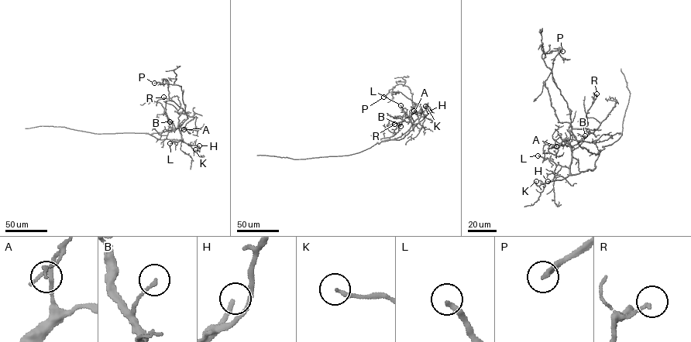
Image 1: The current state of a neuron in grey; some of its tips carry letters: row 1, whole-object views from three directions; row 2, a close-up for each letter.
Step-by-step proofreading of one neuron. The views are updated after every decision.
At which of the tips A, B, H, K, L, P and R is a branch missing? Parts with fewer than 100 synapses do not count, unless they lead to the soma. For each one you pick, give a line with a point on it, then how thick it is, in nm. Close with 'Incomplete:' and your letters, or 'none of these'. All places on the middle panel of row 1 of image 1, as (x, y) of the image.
H: Place: (429, 111). Thickness 200 nm
P: Place: (383, 97). Thickness 220 nm
Incomplete: H, P

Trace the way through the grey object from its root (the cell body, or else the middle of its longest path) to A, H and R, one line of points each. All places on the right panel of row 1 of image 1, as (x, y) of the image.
A: (599, 151), (593, 170), (572, 175), (570, 172), (569, 145), (566, 143), (556, 146)
H: (599, 151), (593, 170), (570, 175), (561, 180), (548, 181)
R: (599, 151), (593, 170), (571, 173), (569, 131), (582, 128), (588, 124), (586, 112), (596, 94)

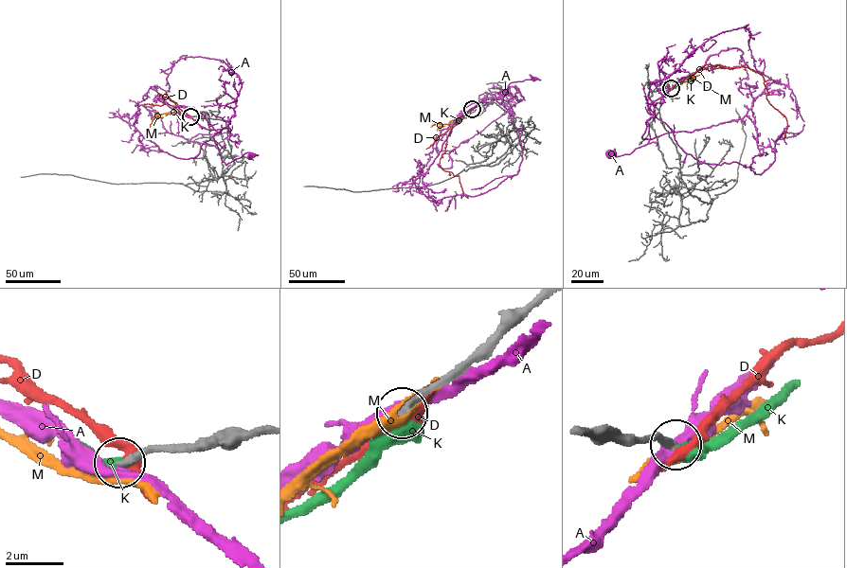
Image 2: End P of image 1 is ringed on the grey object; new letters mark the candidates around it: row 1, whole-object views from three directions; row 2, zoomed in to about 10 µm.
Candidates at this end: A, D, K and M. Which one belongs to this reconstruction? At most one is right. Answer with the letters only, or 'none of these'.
K

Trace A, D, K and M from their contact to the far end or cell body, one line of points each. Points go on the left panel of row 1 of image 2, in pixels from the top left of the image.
A: (190, 116), (205, 129), (221, 130), (213, 136), (225, 165), (246, 152), (252, 155)
D: (190, 116), (169, 97), (157, 95), (175, 103), (183, 125)
K: (190, 116), (171, 112)
M: (190, 117), (171, 113), (158, 115), (148, 129)

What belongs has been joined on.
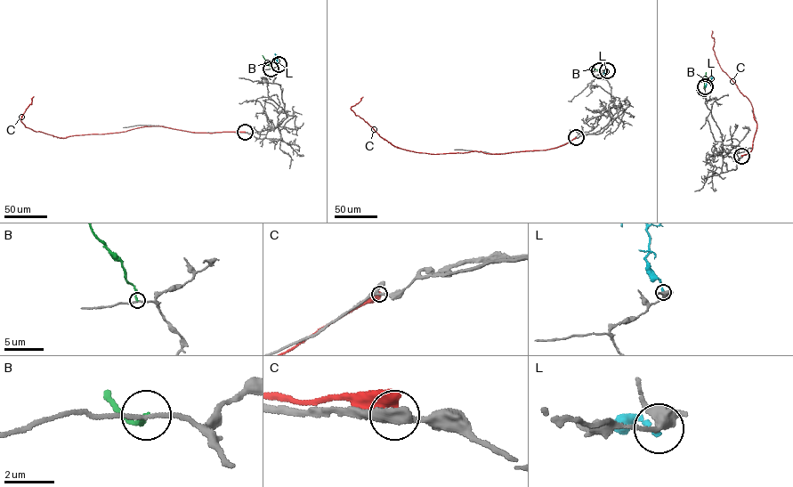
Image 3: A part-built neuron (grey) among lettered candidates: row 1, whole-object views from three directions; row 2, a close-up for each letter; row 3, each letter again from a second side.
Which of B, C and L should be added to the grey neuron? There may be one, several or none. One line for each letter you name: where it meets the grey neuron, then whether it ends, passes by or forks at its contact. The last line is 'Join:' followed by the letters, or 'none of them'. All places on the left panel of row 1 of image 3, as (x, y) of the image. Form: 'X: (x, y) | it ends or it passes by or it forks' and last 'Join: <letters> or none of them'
Join: none of them

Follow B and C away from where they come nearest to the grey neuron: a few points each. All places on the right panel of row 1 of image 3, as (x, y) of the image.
B: (704, 88), (706, 72)
C: (741, 156), (752, 149), (756, 122), (748, 99), (717, 62), (713, 49), (712, 30)

